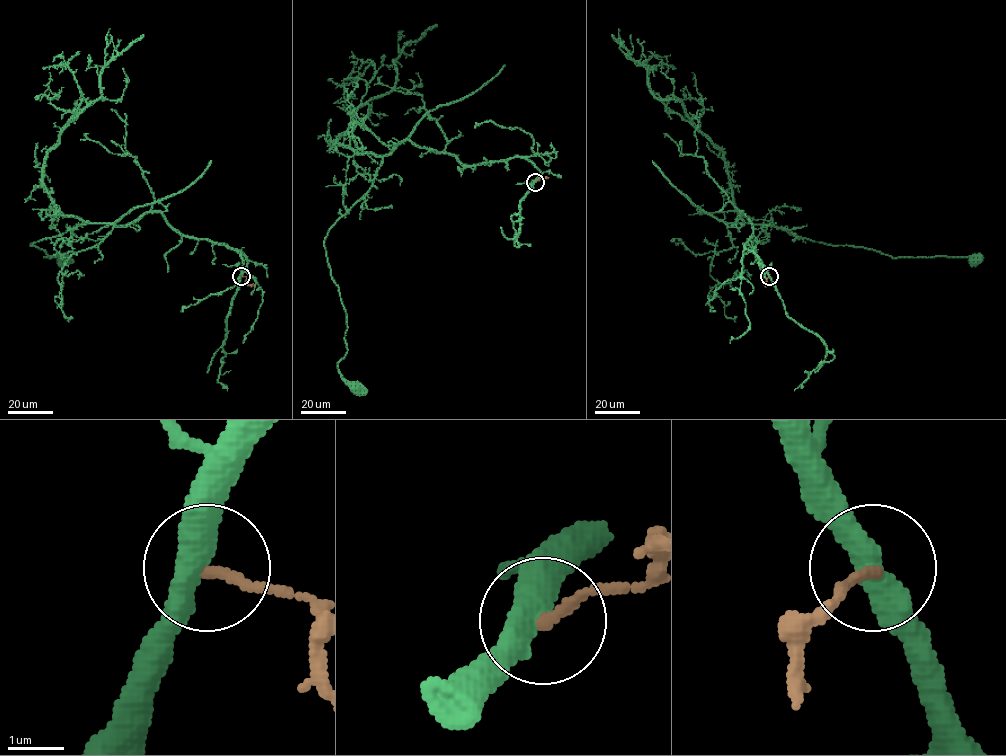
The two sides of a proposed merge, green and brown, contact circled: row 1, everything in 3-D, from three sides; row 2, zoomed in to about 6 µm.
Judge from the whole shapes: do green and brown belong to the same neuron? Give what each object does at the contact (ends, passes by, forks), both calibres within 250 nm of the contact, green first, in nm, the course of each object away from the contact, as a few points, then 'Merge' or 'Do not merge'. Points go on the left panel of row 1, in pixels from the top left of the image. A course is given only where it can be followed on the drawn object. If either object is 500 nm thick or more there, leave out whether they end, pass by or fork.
At the ring green passes by. At the ring brown ends. Thickness 440 nm (green) against 180 nm. Course of green: (241, 276), (247, 259), (237, 250), (182, 236), (157, 211), (123, 225), (81, 224), (30, 245), (63, 259). Course of brown: (241, 276), (246, 277), (248, 285), (254, 284). Do not merge

